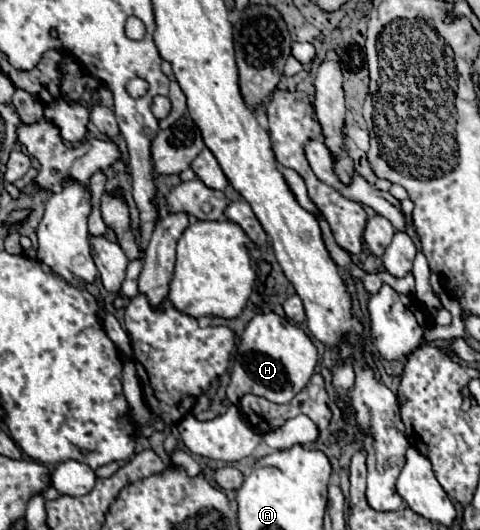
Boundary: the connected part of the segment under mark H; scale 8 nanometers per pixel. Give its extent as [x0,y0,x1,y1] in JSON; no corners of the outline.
[227,312,317,404]

